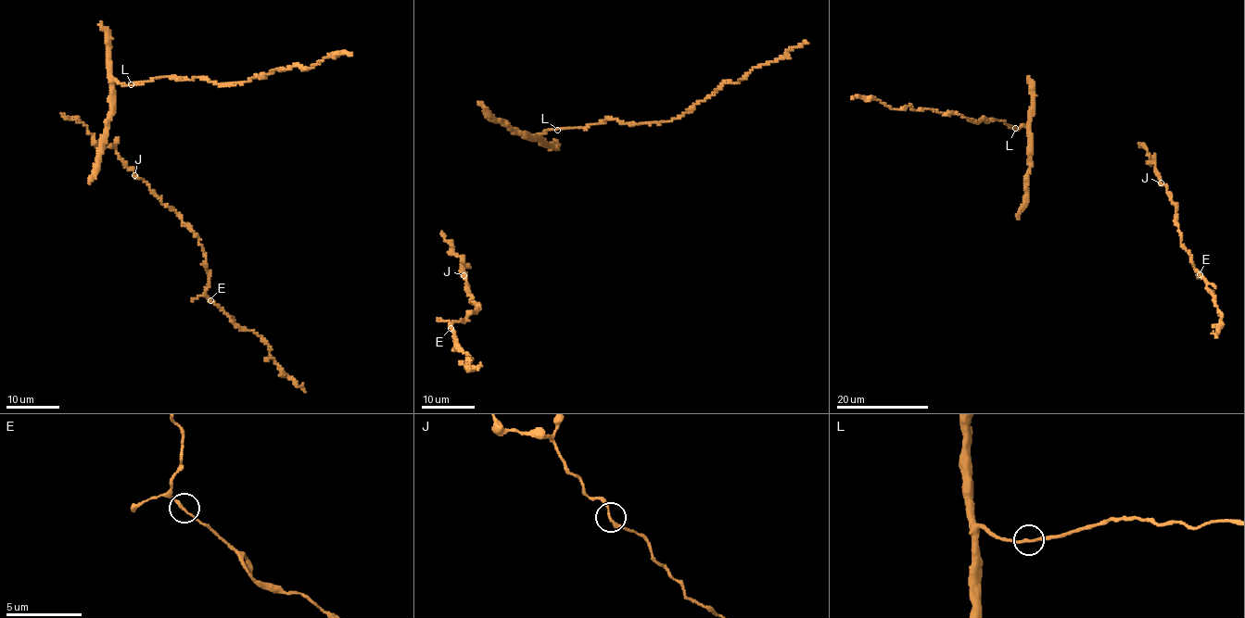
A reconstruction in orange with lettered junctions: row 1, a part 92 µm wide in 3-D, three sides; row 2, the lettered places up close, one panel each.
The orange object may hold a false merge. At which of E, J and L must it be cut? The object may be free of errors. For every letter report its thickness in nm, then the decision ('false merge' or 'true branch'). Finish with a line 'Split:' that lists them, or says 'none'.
E: 170 nm | true branch
J: 170 nm | true branch
L: 180 nm | true branch
Split: none

